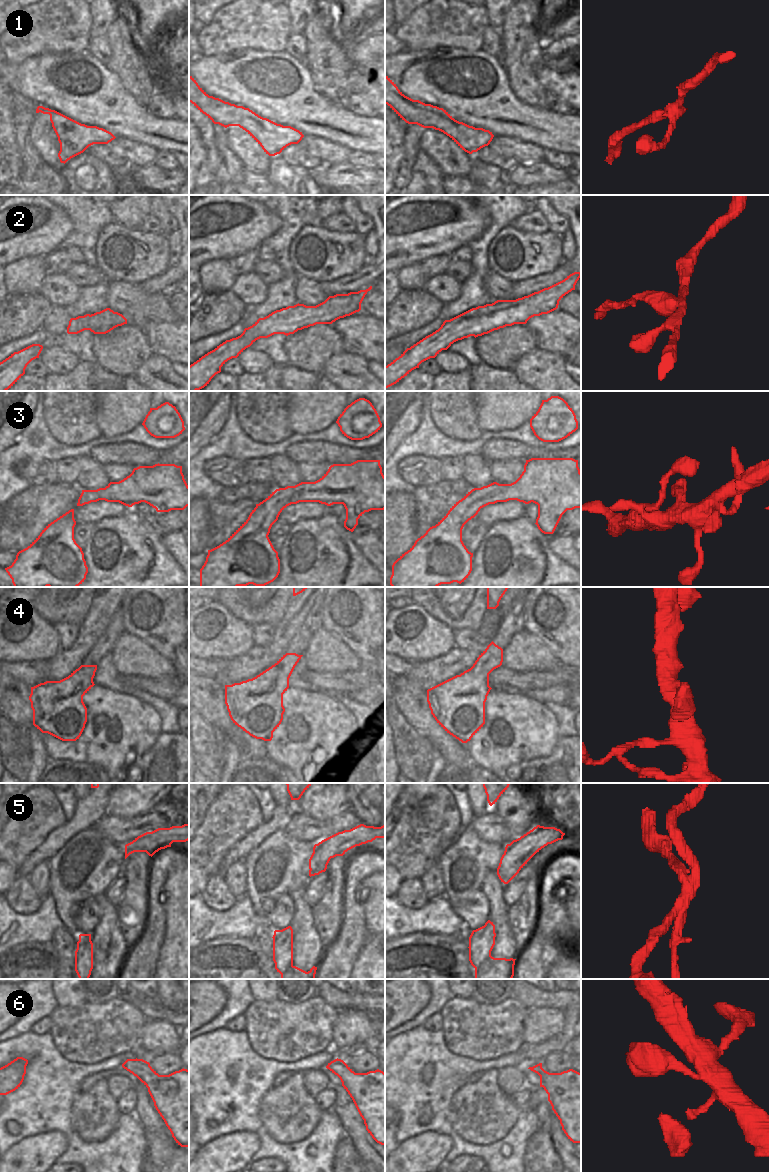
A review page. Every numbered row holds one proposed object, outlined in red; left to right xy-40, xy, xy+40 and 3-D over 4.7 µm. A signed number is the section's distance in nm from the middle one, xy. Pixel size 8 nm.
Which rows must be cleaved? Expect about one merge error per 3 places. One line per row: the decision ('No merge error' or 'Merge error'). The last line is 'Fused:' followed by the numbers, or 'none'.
1: No merge error
2: Merge error
3: No merge error
4: No merge error
5: Merge error
6: No merge error
Fused: 2, 5

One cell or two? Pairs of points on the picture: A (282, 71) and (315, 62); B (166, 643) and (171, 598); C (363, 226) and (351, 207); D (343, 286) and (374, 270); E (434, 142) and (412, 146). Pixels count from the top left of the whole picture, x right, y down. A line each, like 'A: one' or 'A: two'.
A: two
B: one
C: one
D: one
E: two

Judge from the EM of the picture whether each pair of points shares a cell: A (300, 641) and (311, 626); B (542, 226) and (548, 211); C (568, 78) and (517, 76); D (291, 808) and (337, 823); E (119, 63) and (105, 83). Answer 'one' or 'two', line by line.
A: one
B: two
C: two
D: two
E: two

